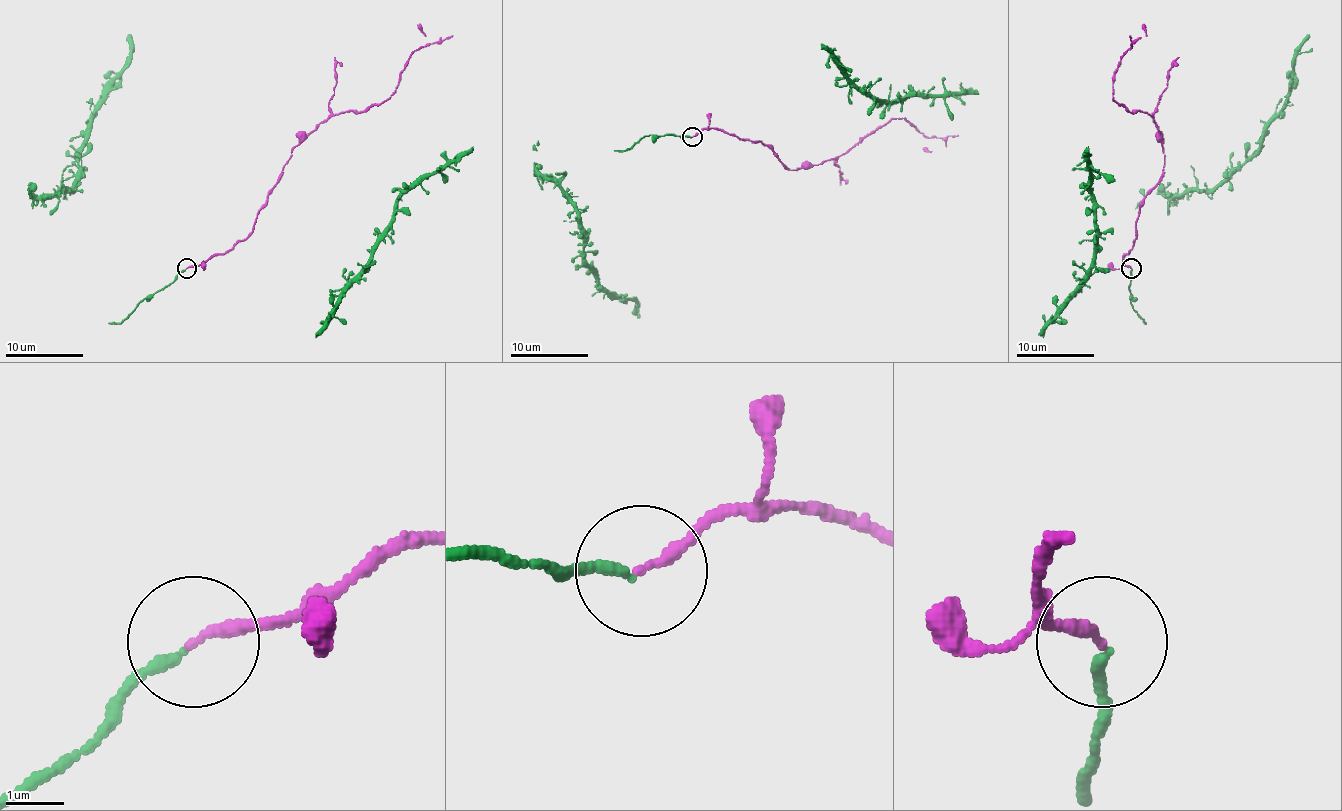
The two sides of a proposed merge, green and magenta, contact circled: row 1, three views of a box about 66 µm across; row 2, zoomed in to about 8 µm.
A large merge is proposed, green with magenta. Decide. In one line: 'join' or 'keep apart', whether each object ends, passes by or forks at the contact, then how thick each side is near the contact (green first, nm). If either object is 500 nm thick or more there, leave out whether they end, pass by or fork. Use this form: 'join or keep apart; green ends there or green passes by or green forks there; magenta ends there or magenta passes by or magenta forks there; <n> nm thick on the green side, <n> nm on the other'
join; green ends there; magenta ends there; 180 nm thick on the green side, 190 nm on the other

